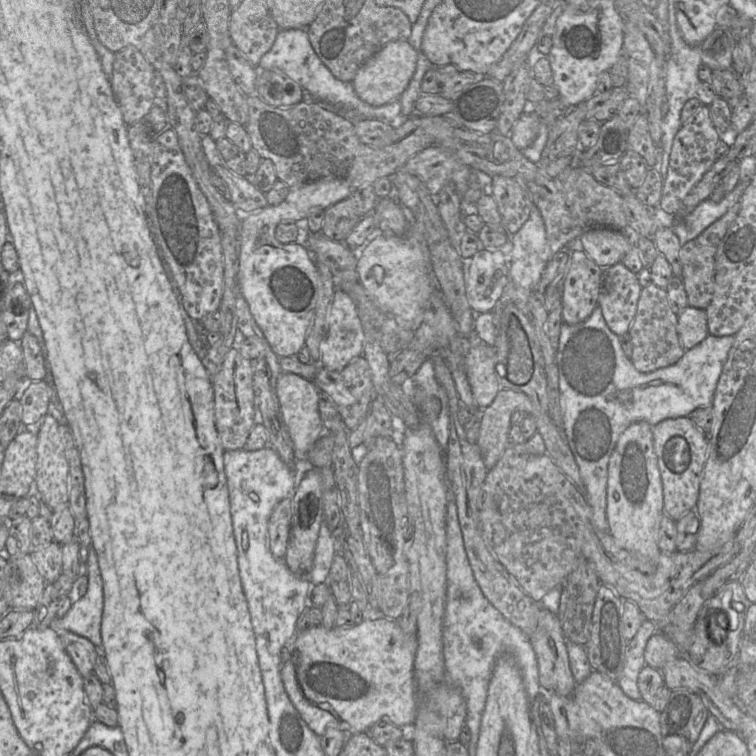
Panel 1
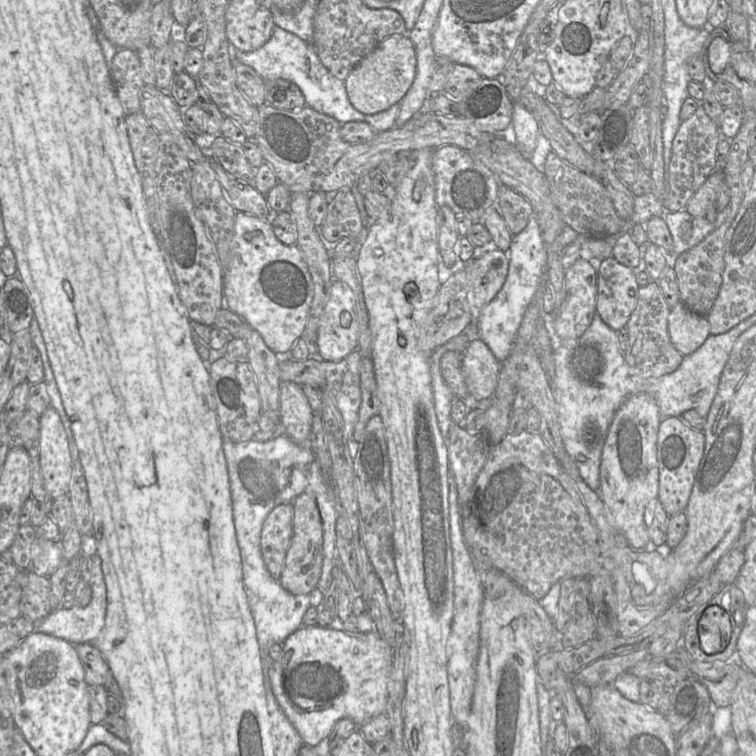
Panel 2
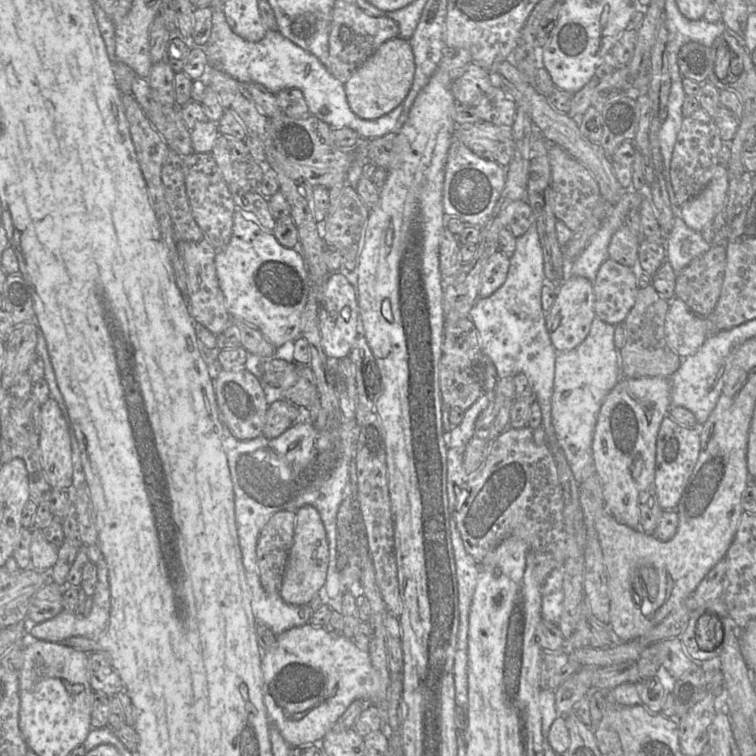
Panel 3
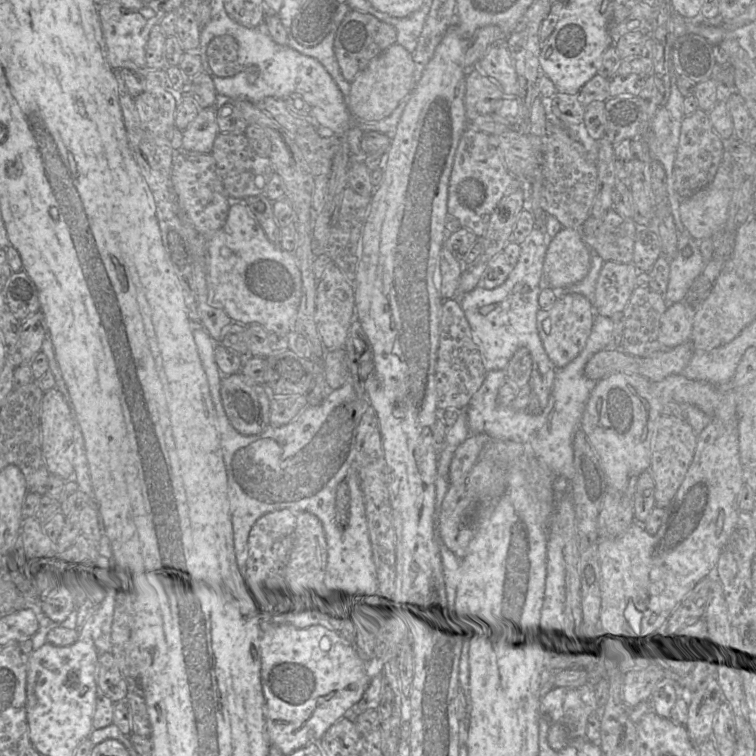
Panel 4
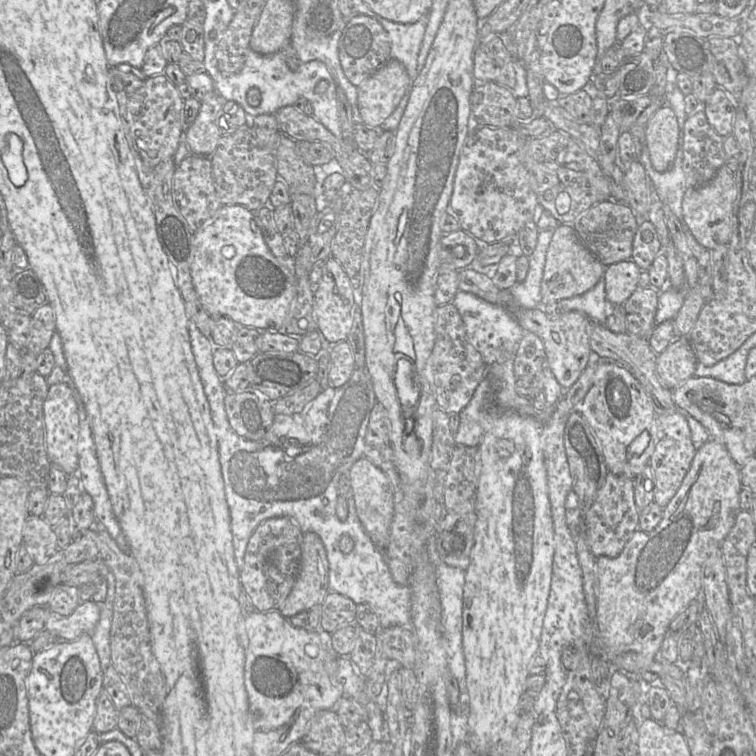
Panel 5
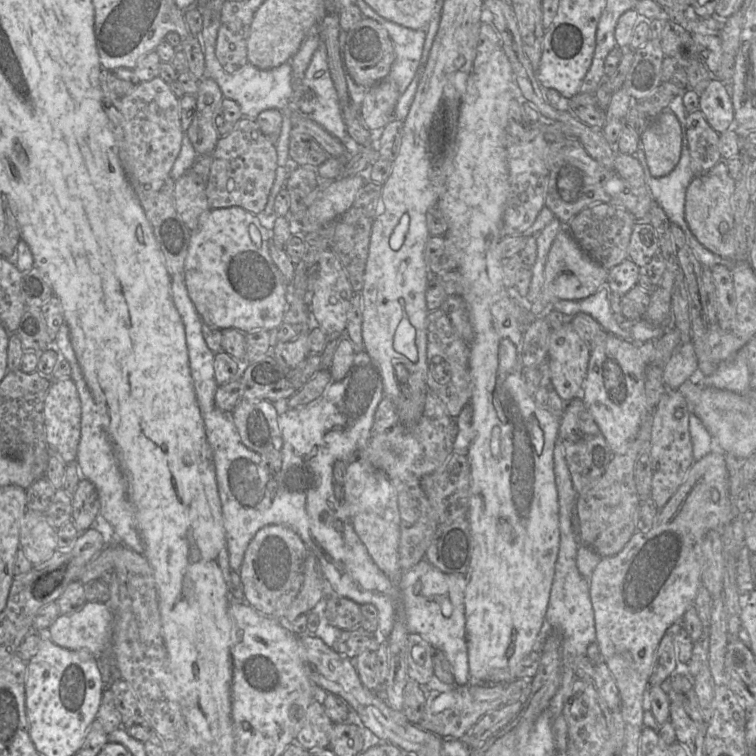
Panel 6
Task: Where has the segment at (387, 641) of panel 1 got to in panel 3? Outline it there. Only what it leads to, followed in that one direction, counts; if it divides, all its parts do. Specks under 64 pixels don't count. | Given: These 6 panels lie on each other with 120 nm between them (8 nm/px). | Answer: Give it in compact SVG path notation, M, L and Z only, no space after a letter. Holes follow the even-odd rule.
M308 622L302 626L291 628L277 636L278 637L275 646L269 651L264 652L262 655L262 695L270 724L274 725L279 730L280 734L290 747L312 747L314 746L314 742L316 740L323 740L325 734L336 722L338 722L342 714L355 700L364 700L368 704L385 702L387 697L388 684L381 677L379 672L373 667L369 652L360 650L352 641L352 639L346 638L343 633L331 633L328 632L325 627L314 627Z

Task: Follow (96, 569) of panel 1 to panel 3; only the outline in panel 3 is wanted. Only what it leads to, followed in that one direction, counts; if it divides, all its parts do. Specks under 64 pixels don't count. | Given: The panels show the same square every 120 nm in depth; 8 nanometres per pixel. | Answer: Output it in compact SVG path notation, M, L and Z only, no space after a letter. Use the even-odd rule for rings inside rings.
M103 557L98 560L96 567L98 581L88 616L62 611L52 619L30 624L28 634L32 639L29 640L62 643L73 636L98 639L105 632L111 609L109 570Z

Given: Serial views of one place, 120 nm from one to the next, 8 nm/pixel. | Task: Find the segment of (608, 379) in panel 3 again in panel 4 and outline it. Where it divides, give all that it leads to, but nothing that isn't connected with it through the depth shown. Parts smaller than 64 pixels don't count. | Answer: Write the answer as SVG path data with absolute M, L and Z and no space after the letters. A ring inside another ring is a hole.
M595 315L590 336L583 351L567 366L557 369L553 390L547 407L541 415L517 411L497 402L500 388L508 381L506 369L487 372L481 388L472 397L466 408L471 435L488 434L493 440L514 440L528 445L540 462L555 476L563 476L572 482L575 478L573 438L581 427L581 421L591 393L597 381L585 376L585 367L598 352L608 349L614 342L614 322L611 317Z

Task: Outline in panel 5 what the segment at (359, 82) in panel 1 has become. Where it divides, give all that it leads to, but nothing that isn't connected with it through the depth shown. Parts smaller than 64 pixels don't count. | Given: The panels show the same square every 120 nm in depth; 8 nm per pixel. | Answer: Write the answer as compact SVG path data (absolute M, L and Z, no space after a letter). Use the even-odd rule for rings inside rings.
M390 59L381 66L358 86L357 101L362 123L371 128L380 128L380 125L396 109L410 84L412 84L410 77L400 61Z

